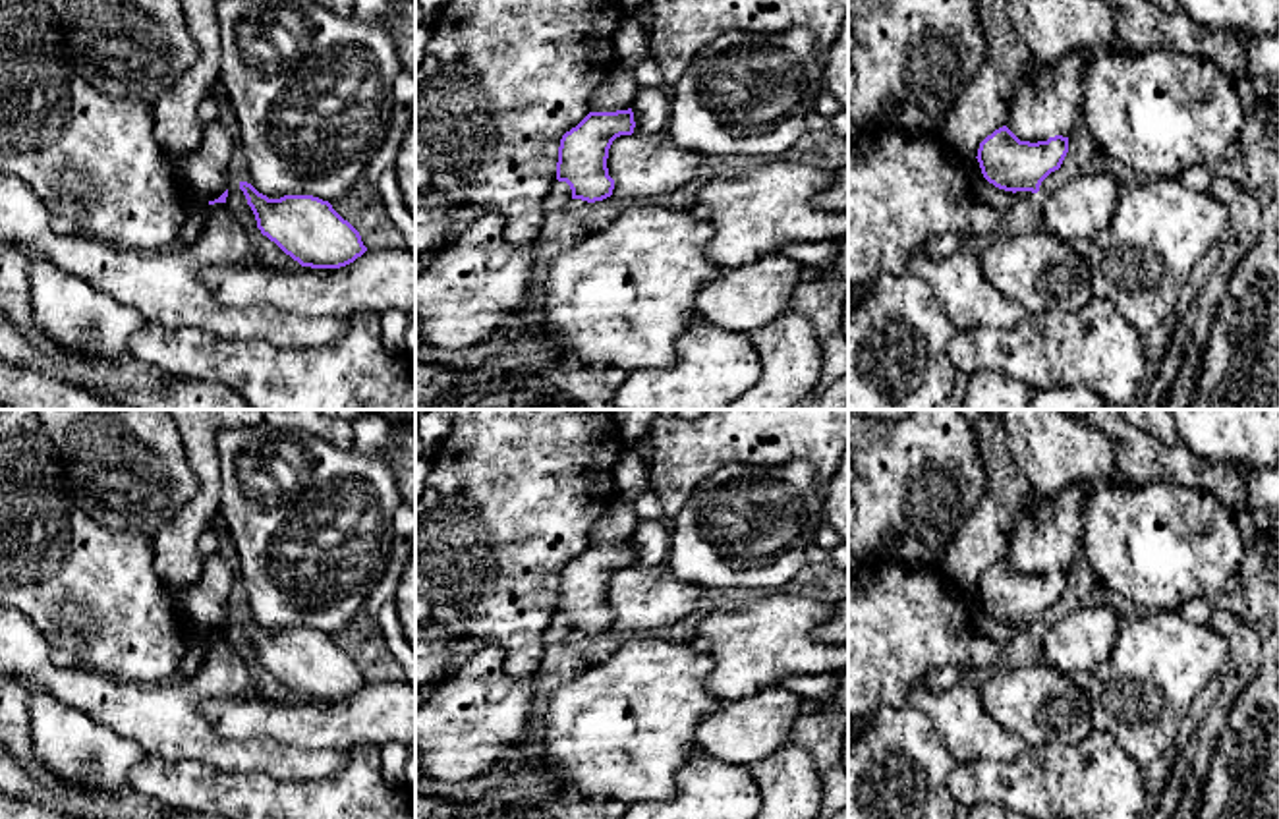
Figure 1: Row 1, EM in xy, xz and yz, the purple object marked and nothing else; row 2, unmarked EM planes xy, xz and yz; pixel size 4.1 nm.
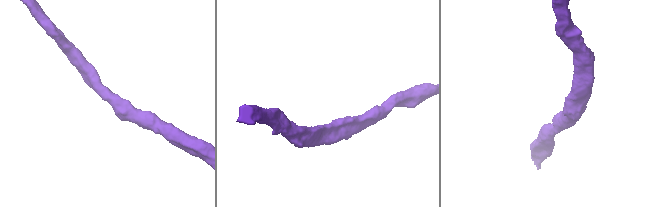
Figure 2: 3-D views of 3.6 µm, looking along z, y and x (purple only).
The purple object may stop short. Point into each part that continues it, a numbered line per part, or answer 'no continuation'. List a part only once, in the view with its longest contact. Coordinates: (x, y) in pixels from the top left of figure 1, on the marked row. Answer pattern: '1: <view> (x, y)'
no continuation

